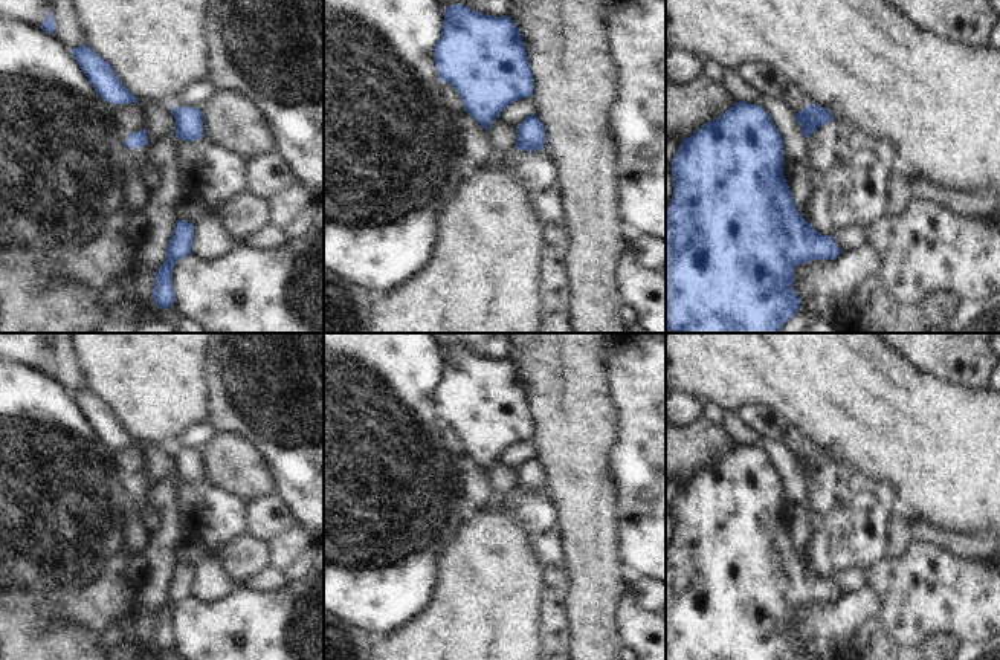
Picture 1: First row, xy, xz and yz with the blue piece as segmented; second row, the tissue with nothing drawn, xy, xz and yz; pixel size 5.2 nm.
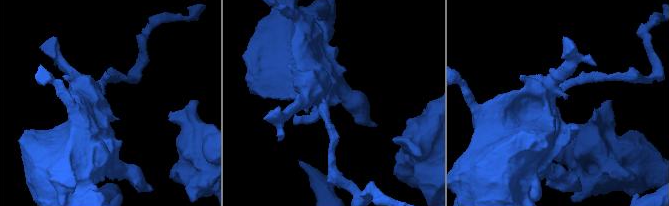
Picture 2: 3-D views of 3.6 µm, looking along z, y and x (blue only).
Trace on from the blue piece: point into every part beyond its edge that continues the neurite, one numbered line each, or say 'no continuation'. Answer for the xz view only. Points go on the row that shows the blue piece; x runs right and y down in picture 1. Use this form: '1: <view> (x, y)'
no continuation

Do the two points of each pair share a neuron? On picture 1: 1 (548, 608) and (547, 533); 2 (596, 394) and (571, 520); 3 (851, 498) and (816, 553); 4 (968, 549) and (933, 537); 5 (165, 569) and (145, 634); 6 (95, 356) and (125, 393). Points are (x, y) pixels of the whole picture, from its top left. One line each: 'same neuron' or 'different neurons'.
1: same neuron
2: same neuron
3: same neuron
4: same neuron
5: same neuron
6: same neuron

